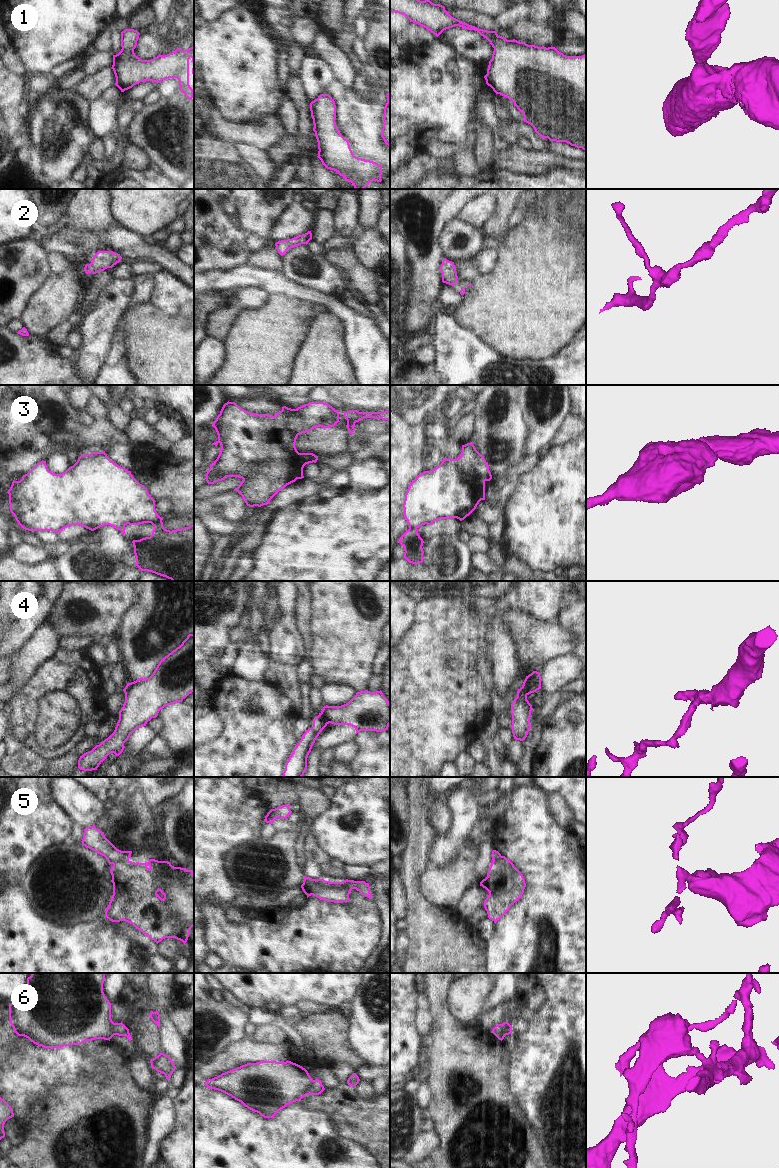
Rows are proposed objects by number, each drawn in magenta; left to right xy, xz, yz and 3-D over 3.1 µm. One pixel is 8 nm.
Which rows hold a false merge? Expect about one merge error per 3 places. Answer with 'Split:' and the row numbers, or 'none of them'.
Split: 3, 4, 5, 6

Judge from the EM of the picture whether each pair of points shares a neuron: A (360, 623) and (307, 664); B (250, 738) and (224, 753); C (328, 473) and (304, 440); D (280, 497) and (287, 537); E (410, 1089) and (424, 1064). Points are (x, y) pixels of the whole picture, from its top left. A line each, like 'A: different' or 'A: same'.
A: different
B: same
C: different
D: different
E: same

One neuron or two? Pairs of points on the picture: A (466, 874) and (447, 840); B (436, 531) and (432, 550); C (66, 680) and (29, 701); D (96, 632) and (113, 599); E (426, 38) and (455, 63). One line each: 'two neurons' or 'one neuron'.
A: two neurons
B: two neurons
C: one neuron
D: one neuron
E: two neurons

